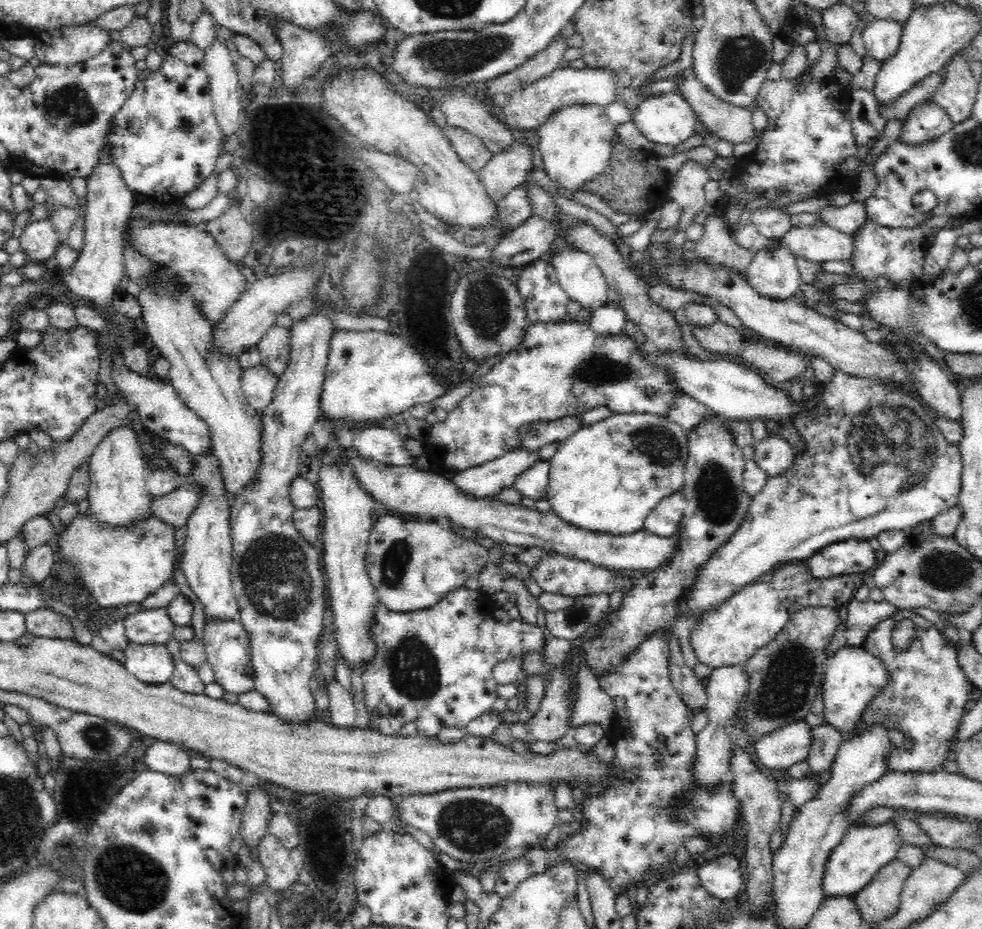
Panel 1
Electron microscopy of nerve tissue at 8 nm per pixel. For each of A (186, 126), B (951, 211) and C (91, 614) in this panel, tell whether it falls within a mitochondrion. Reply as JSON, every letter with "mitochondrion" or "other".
{"A":"mitochondrion","B":"other","C":"other"}

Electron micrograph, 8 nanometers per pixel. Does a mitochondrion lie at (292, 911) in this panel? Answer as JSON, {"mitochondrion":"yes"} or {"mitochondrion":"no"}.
{"mitochondrion":"yes"}

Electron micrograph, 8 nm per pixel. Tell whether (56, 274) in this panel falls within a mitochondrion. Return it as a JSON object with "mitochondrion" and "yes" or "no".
{"mitochondrion":"no"}

